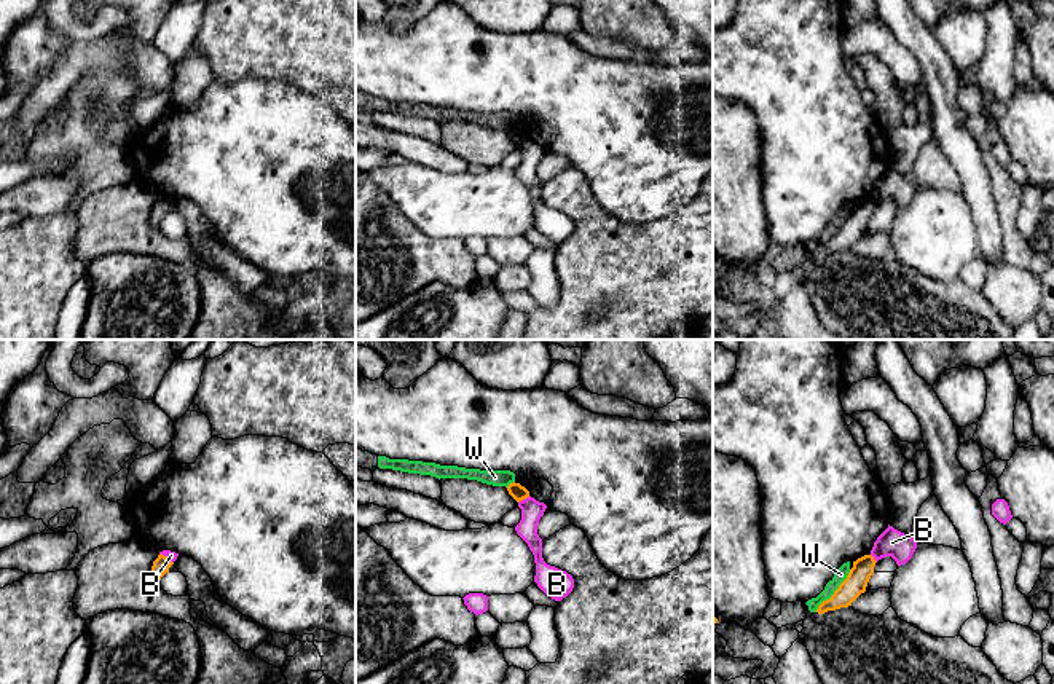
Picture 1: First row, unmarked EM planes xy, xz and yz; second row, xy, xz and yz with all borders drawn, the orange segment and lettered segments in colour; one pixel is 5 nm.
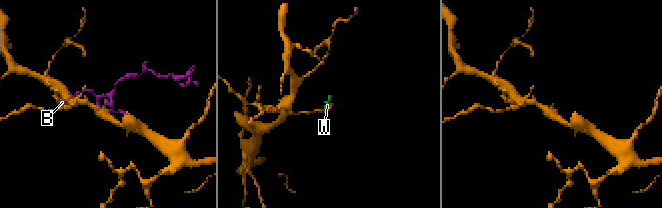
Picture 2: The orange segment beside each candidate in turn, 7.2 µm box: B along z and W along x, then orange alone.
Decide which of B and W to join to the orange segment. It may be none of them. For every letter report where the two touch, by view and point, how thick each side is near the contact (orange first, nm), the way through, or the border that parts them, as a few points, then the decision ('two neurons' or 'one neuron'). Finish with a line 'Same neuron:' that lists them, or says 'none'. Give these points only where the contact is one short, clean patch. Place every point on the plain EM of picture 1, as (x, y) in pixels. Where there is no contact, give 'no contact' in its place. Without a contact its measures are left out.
B: meets orange in xz at (523, 141); 80 nm thick on the orange side, 110 nm on the other; border along xz (530, 139), (519, 145); two neurons
W: meets orange in yz at (834, 235); 120 nm thick on the orange side, 70 nm on the other; border along yz (850, 212), (839, 230), (815, 254); two neurons
Same neuron: none

